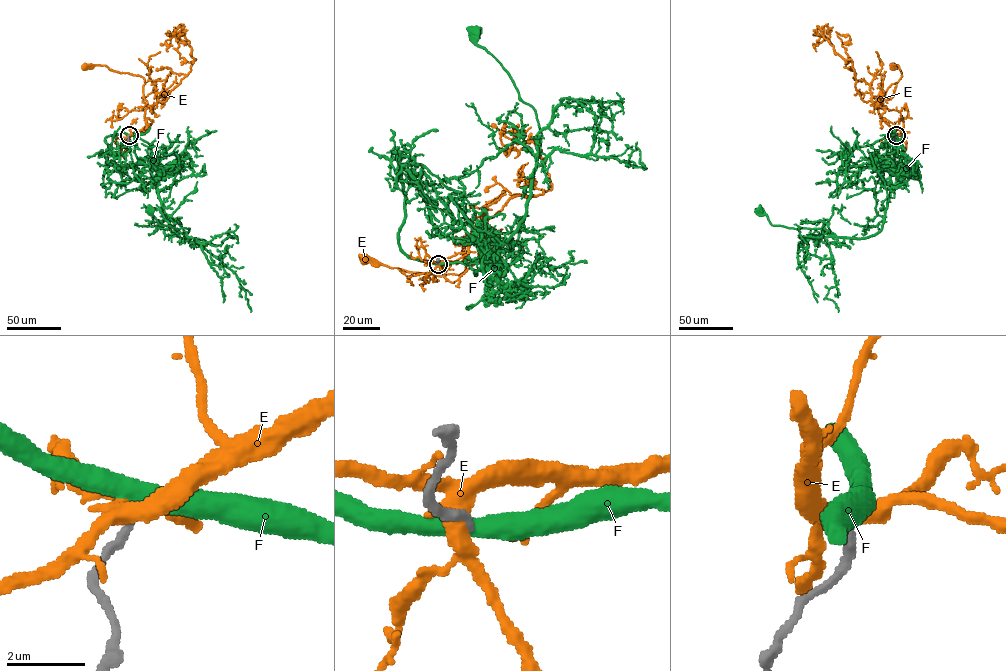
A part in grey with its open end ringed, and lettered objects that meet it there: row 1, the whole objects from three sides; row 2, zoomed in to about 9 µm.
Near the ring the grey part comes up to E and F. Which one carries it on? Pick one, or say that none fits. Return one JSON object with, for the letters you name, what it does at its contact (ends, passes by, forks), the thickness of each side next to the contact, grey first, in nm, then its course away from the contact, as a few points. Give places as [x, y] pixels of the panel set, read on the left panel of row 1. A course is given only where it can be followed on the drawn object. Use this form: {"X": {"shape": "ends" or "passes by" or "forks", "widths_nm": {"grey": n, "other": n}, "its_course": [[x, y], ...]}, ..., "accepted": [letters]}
{"accepted": []}

